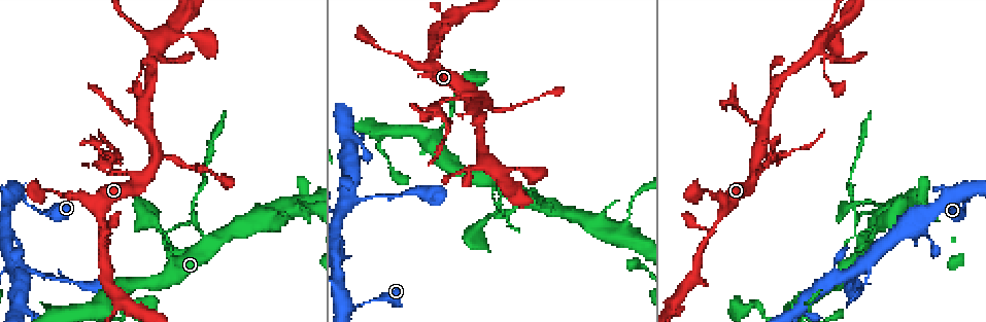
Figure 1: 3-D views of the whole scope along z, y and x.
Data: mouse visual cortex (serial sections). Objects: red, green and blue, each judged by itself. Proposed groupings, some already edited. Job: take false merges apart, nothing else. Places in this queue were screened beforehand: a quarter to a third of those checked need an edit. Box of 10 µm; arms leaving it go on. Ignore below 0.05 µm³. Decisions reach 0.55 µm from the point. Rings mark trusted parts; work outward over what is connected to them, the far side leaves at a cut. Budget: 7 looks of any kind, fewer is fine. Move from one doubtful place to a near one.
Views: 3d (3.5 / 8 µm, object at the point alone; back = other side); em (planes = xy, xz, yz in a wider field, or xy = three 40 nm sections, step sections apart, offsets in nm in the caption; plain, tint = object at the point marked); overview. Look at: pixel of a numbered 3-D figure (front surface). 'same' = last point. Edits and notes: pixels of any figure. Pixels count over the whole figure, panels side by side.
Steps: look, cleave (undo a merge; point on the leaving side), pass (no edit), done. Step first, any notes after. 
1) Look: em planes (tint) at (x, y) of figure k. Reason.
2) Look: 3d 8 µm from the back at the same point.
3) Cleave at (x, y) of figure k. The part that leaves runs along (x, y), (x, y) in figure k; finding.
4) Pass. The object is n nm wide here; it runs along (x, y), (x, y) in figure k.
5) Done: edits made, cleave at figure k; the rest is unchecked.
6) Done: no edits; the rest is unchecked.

Look: 3d 3.5 µm at (852, 172) of figure 1. Thin neck.

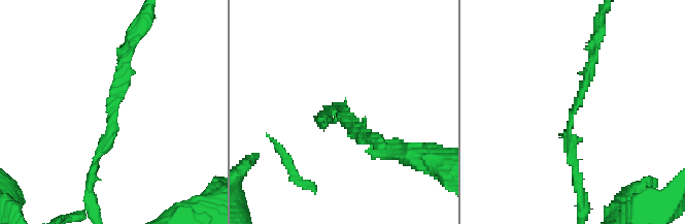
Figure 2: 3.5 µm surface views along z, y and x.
Look: em xy step 2 (tint) at (572, 114) of figure 2. Need the tissue.

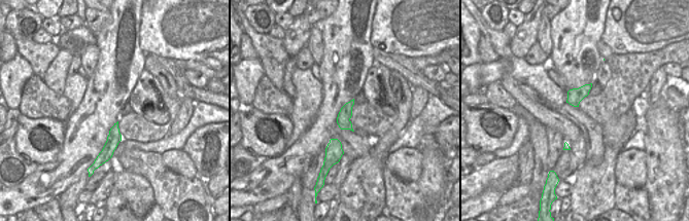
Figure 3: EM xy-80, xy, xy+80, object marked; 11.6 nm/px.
Pass. It runs along (93, 176), (114, 131), (128, 53) in figure 2; all the same cell.

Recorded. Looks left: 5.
Look: 3d 3.5 µm at (822, 58) of figure 1. Three arms meet.

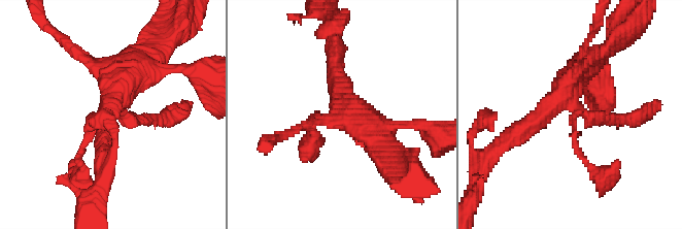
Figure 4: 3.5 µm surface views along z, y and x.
Look: em xy step 1 (tint) at (573, 113) of figure 4.

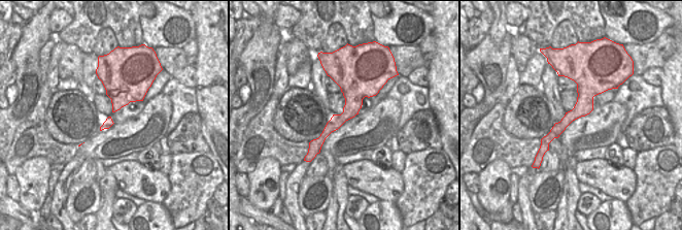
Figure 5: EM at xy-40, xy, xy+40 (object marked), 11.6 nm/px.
Pass. It runs along (338, 71), (350, 108), (316, 150) in figure 5; one cell here.

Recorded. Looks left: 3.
Look: 3d 3.5 µm from the back at (697, 193) of figure 1. Sudden change in width.

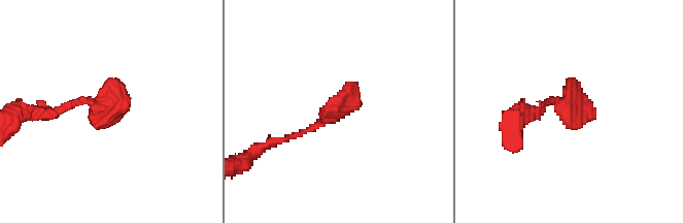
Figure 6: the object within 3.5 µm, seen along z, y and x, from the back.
Look: em planes (tint) at (568, 110) of figure 6.

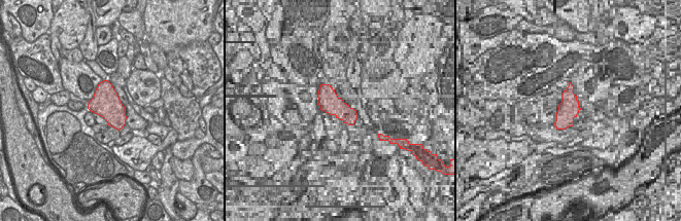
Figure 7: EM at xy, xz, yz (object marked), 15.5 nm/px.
Pass. It runs along (281, 140), (316, 125), (354, 83) in figure 6; continuous, no second cell.

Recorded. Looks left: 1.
Done: no edits; the rest is unchecked.

